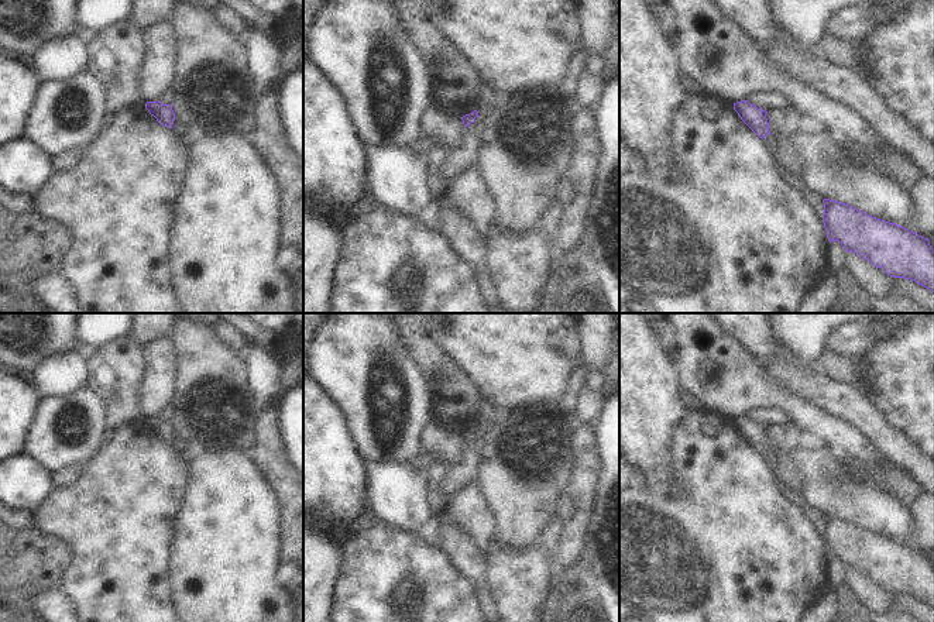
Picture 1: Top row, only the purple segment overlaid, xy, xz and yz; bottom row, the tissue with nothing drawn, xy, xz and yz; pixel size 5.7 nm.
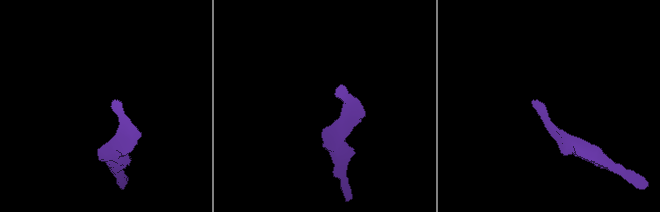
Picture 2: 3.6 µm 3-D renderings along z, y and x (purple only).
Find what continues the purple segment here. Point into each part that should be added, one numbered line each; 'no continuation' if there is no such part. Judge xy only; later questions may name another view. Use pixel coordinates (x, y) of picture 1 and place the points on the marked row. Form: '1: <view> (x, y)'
no continuation

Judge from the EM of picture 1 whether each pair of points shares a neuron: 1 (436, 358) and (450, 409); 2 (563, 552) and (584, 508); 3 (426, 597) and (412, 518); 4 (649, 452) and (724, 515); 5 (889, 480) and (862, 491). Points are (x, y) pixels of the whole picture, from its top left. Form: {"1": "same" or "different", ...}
{"1": "same", "2": "same", "3": "different", "4": "different", "5": "different"}

